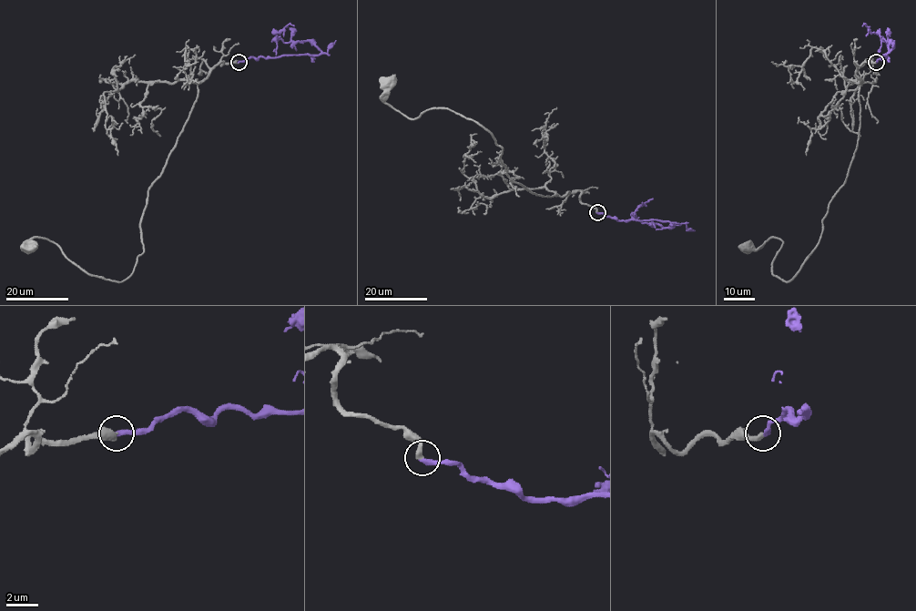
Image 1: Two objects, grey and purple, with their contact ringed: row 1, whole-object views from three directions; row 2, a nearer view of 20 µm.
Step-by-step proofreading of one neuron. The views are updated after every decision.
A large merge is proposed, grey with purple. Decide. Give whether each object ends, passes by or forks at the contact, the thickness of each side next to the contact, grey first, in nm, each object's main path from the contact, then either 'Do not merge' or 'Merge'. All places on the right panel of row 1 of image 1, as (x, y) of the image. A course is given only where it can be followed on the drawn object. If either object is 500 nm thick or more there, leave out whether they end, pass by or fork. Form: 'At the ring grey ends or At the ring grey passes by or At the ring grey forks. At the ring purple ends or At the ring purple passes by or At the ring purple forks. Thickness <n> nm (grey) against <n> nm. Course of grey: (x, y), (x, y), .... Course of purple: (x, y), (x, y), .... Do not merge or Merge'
At the ring grey ends. At the ring purple ends. Thickness 320 nm (grey) against 320 nm. Course of grey: (876, 62), (854, 62), (857, 144), (817, 246), (788, 281), (771, 273), (779, 239), (748, 248). Course of purple: (876, 62), (887, 55), (890, 40), (887, 43), (880, 35), (871, 33), (865, 24), (862, 25). Merge

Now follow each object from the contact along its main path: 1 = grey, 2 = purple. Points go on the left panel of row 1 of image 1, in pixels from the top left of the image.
1: (238, 62), (219, 62), (198, 85), (148, 190), (143, 252), (126, 279), (86, 273), (45, 239), (28, 248)
2: (238, 62), (249, 57), (319, 55), (320, 52), (309, 40), (285, 43), (276, 35), (289, 24), (294, 25)

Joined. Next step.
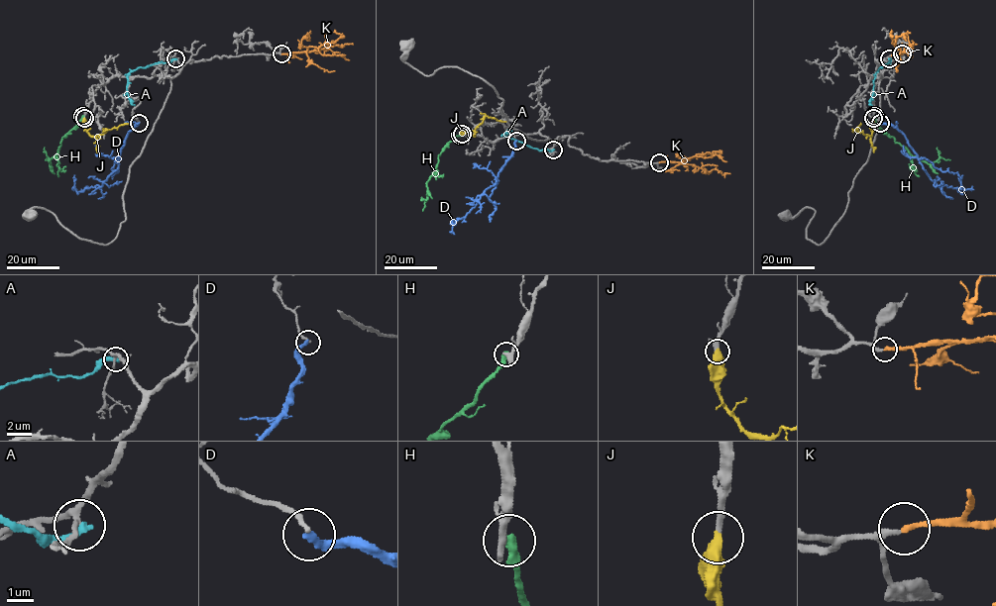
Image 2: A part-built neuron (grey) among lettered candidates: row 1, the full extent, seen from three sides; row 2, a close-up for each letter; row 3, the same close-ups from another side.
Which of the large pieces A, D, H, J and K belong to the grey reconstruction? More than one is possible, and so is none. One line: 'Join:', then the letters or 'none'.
Join: J, K

